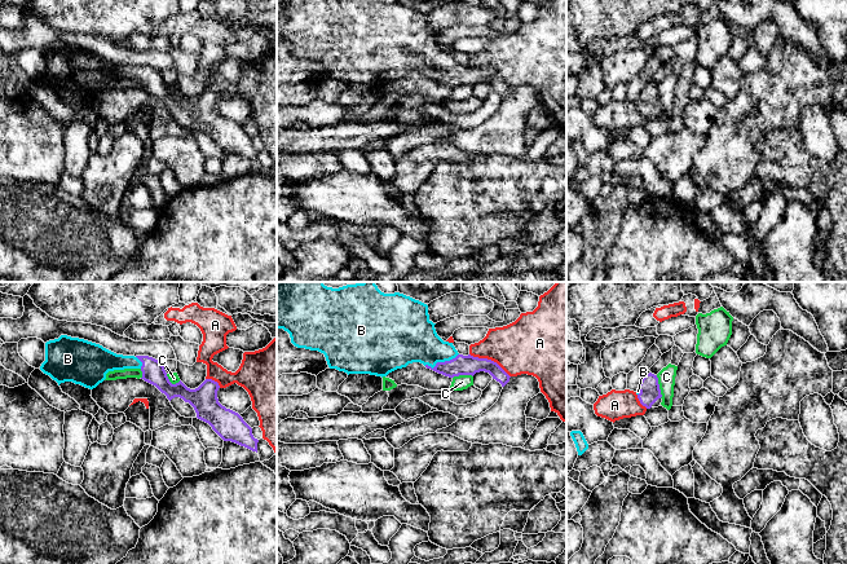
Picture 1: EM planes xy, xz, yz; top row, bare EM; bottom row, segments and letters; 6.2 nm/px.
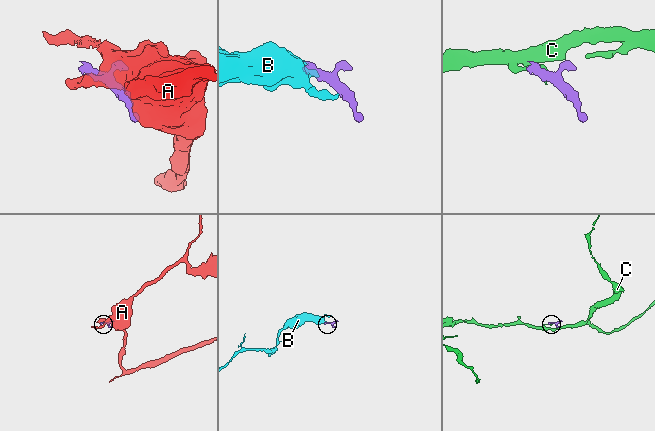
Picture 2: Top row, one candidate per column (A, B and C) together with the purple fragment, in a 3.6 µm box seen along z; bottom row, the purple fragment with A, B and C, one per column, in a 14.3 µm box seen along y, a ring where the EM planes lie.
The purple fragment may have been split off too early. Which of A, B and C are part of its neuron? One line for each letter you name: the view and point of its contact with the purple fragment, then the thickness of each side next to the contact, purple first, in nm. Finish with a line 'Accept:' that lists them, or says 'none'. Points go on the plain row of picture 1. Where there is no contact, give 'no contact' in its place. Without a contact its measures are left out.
B: contact xz (441, 73); calibres 130 and 320 nm
Accept: B

